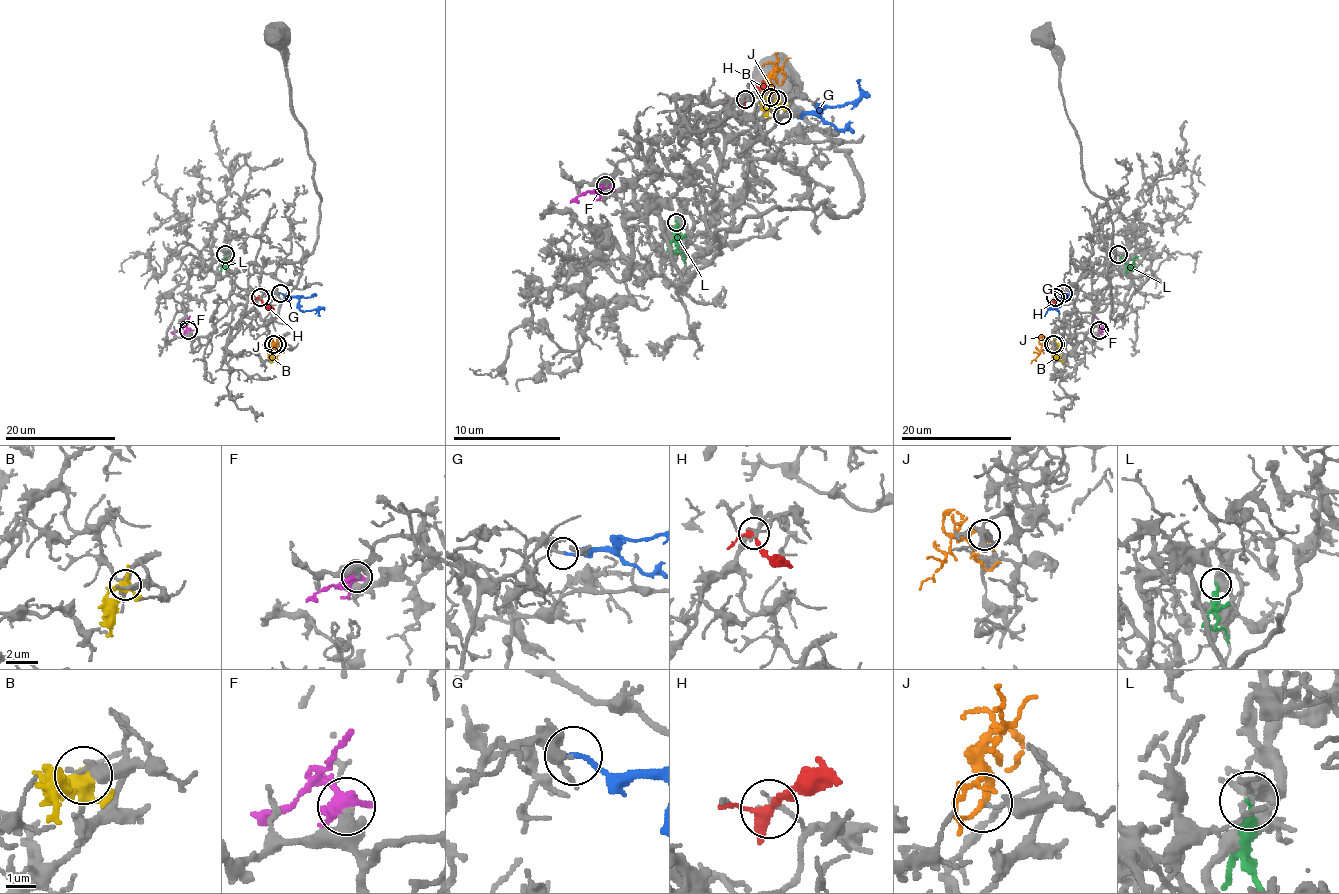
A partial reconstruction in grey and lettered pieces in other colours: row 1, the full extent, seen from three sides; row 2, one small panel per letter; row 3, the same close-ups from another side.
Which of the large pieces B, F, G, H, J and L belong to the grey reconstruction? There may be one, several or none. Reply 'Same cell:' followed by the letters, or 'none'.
Same cell: G

